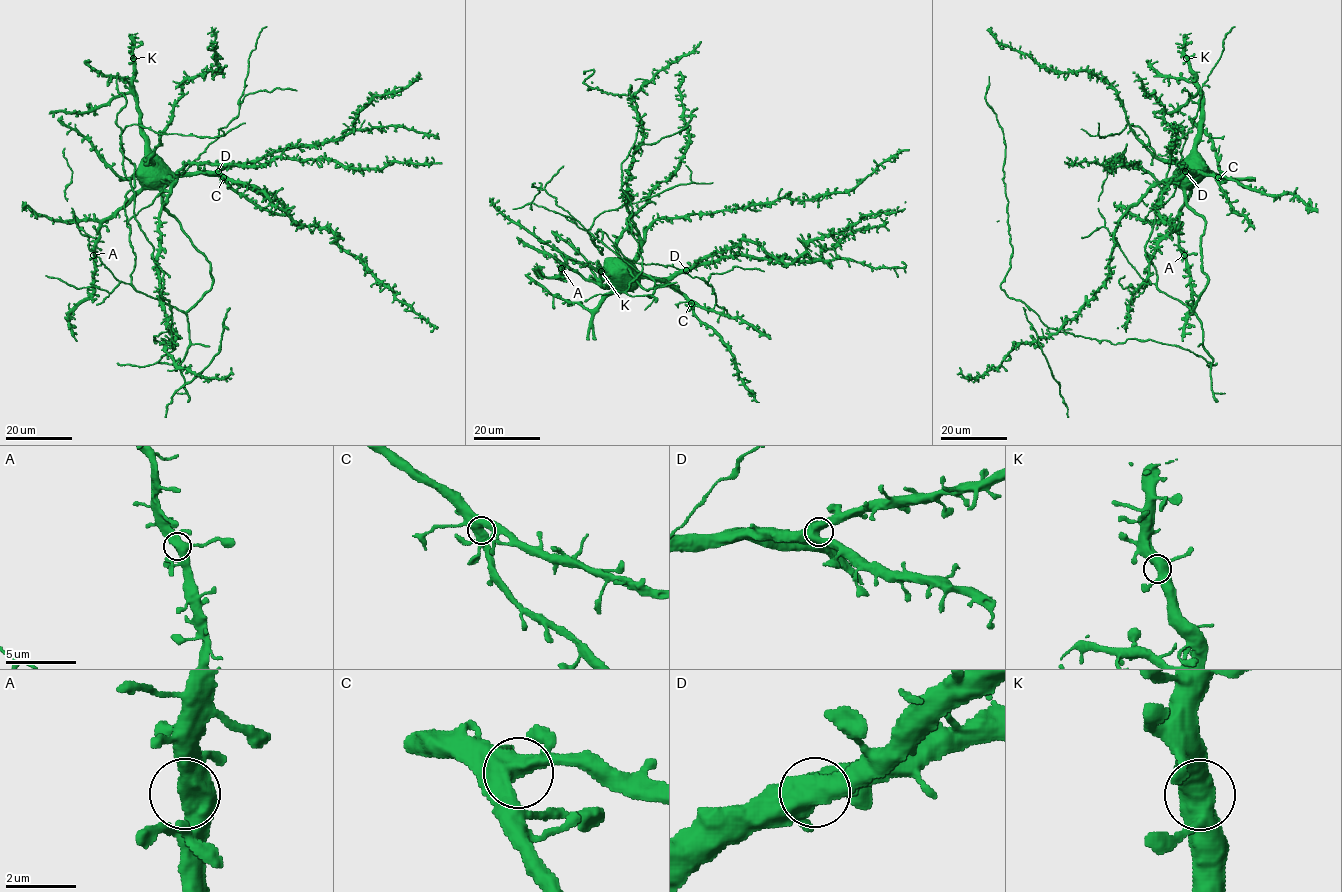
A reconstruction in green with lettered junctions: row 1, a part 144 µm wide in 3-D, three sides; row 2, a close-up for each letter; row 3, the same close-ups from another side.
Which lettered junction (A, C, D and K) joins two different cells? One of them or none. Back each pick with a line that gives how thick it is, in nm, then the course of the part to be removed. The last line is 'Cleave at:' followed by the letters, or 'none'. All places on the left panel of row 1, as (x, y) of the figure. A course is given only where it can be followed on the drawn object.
Cleave at: none

